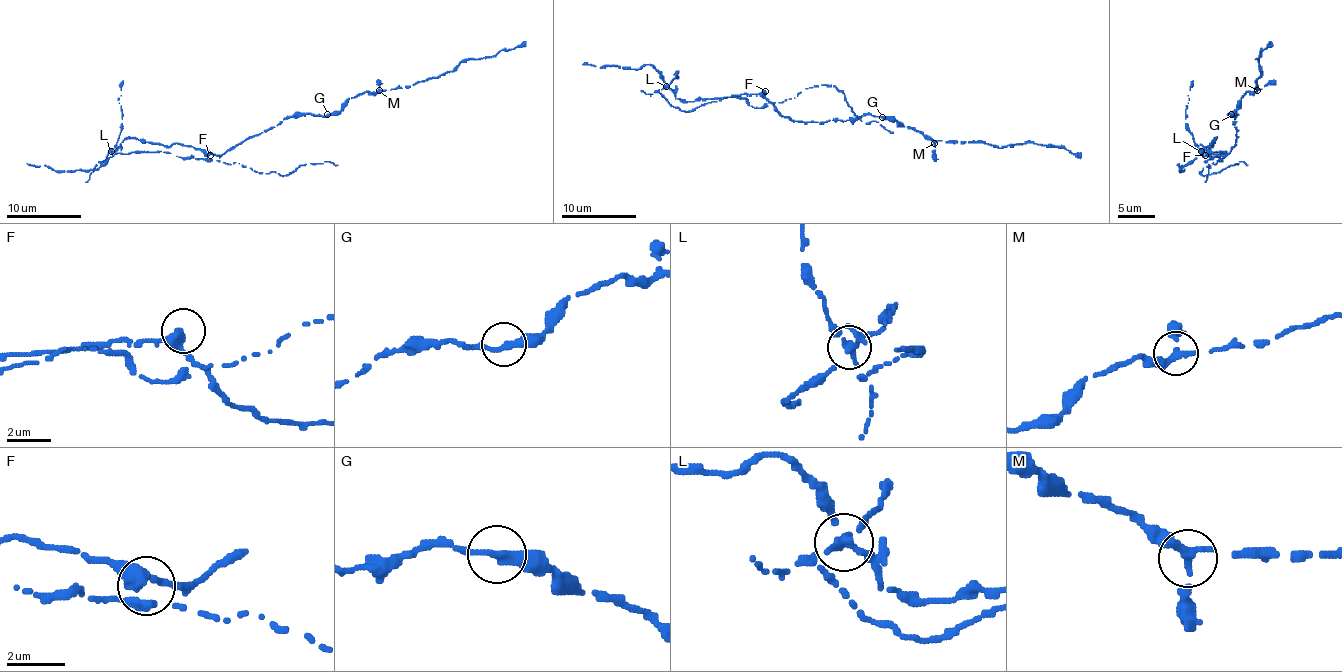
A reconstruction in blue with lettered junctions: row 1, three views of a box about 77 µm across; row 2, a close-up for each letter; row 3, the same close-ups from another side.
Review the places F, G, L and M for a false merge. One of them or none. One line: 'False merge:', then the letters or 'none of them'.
False merge: L

